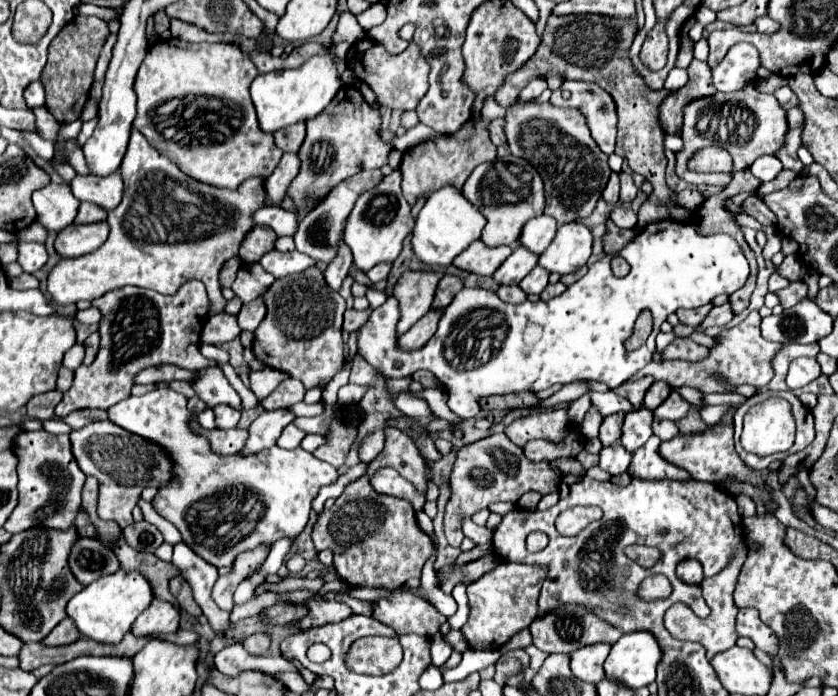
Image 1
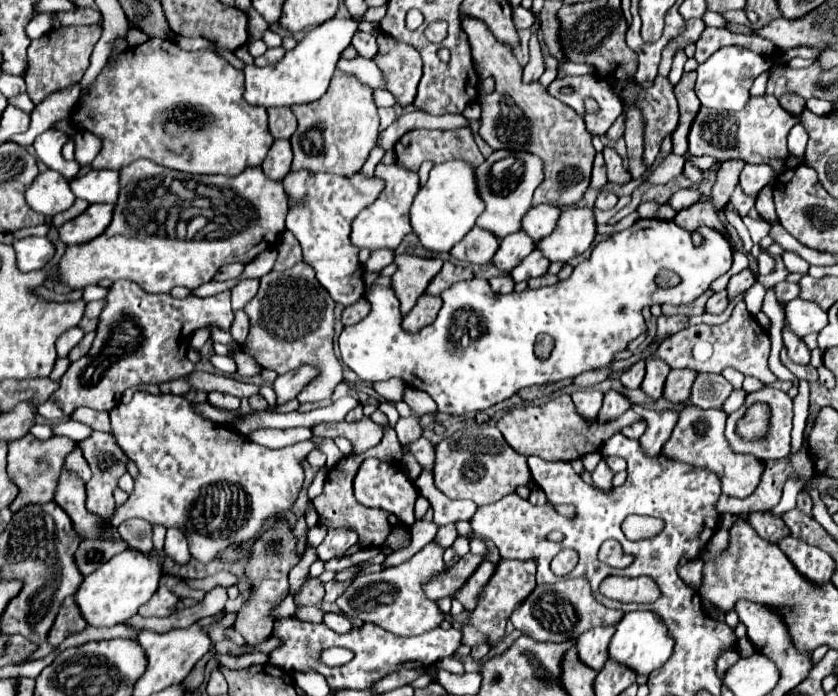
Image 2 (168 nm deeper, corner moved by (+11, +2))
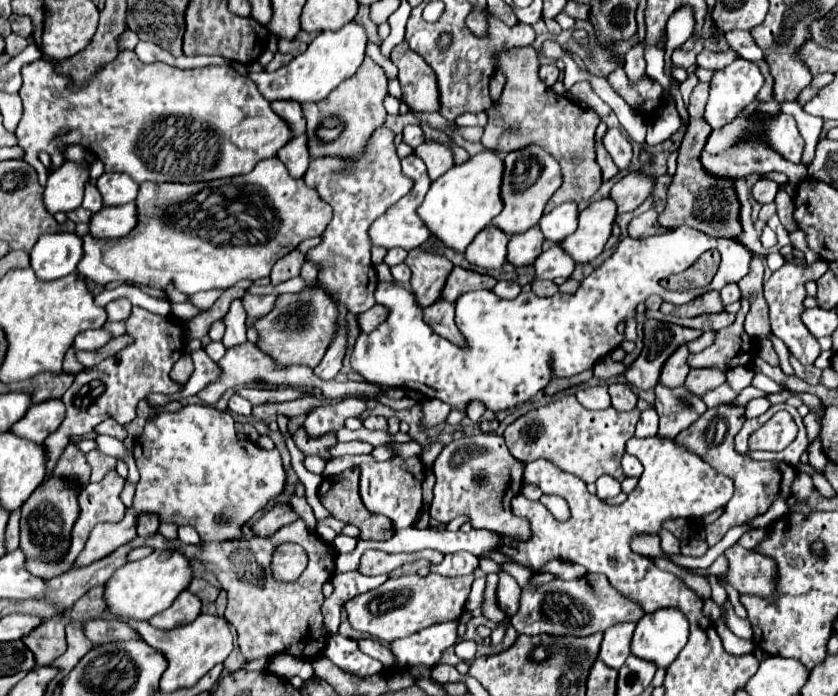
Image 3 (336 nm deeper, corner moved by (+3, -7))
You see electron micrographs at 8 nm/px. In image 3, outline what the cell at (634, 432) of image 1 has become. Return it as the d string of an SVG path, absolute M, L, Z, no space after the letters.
M648 408L642 412L642 418L636 426L636 436L638 438L652 438L658 432L658 414L654 408Z

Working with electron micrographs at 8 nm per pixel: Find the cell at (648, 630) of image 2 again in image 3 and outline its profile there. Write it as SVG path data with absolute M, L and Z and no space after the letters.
M662 608L644 614L636 622L632 636L632 654L640 660L652 662L658 668L668 668L680 654L688 640L688 622L680 610Z

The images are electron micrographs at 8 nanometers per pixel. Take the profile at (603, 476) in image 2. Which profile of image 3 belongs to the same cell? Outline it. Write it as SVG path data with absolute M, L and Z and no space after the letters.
M564 396L520 416L506 428L504 438L510 454L520 462L544 458L556 468L582 478L586 484L594 482L602 474L610 474L618 482L622 482L626 478L620 466L624 444L628 438L634 436L638 420L638 408L632 412L616 412L614 408L590 412L578 404L576 396Z

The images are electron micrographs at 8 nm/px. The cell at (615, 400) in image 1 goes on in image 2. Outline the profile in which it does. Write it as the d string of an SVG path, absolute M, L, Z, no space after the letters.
M632 404L631 409L634 409L635 413L644 417L648 427L644 431L644 435L640 437L640 443L642 443L642 449L654 457L660 453L662 445L670 439L670 433L678 421L678 411L676 409L668 409L668 411L650 411L644 407L636 404Z

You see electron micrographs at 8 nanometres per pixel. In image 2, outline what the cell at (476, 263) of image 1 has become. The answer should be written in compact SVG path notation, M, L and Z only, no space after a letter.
M476 225L458 245L454 245L454 249L450 253L458 261L464 261L464 263L486 265L488 261L492 261L494 253L498 251L498 243L500 241L494 235L486 233L486 229L480 229Z

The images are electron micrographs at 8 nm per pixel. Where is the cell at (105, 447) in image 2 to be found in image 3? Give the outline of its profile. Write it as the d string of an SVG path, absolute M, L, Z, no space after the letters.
M110 470L98 484L88 484L88 486L84 488L84 492L80 494L80 498L78 498L78 504L80 504L80 516L78 516L78 522L74 524L74 534L72 534L70 554L66 554L66 562L62 562L62 566L44 566L42 562L32 560L32 562L26 562L26 568L28 568L32 574L40 576L40 578L58 576L58 574L70 570L72 564L74 564L74 560L78 558L80 550L84 548L84 544L86 544L86 540L88 540L92 528L94 528L96 524L100 524L100 522L118 522L118 520L122 520L124 510L126 510L124 504L120 502L120 492L122 492L122 488L124 488L124 482L126 482L126 480L124 480L116 470Z

